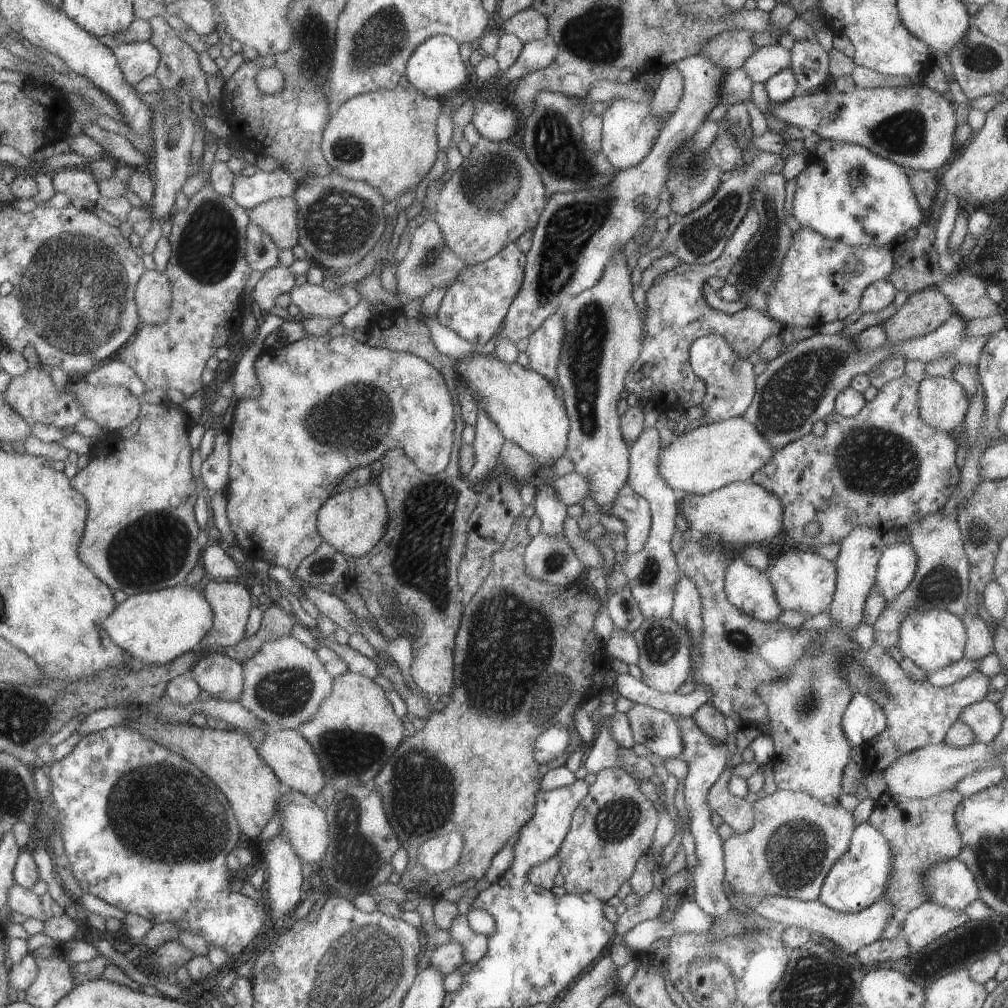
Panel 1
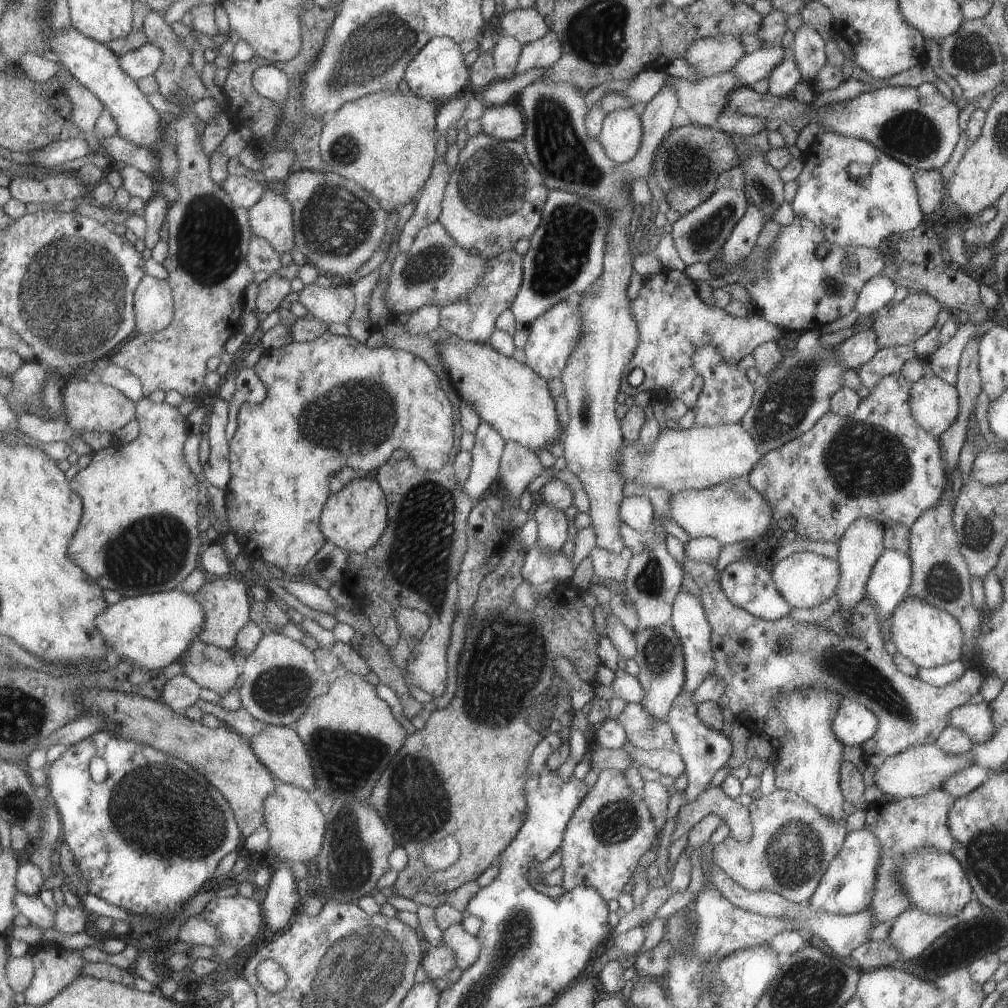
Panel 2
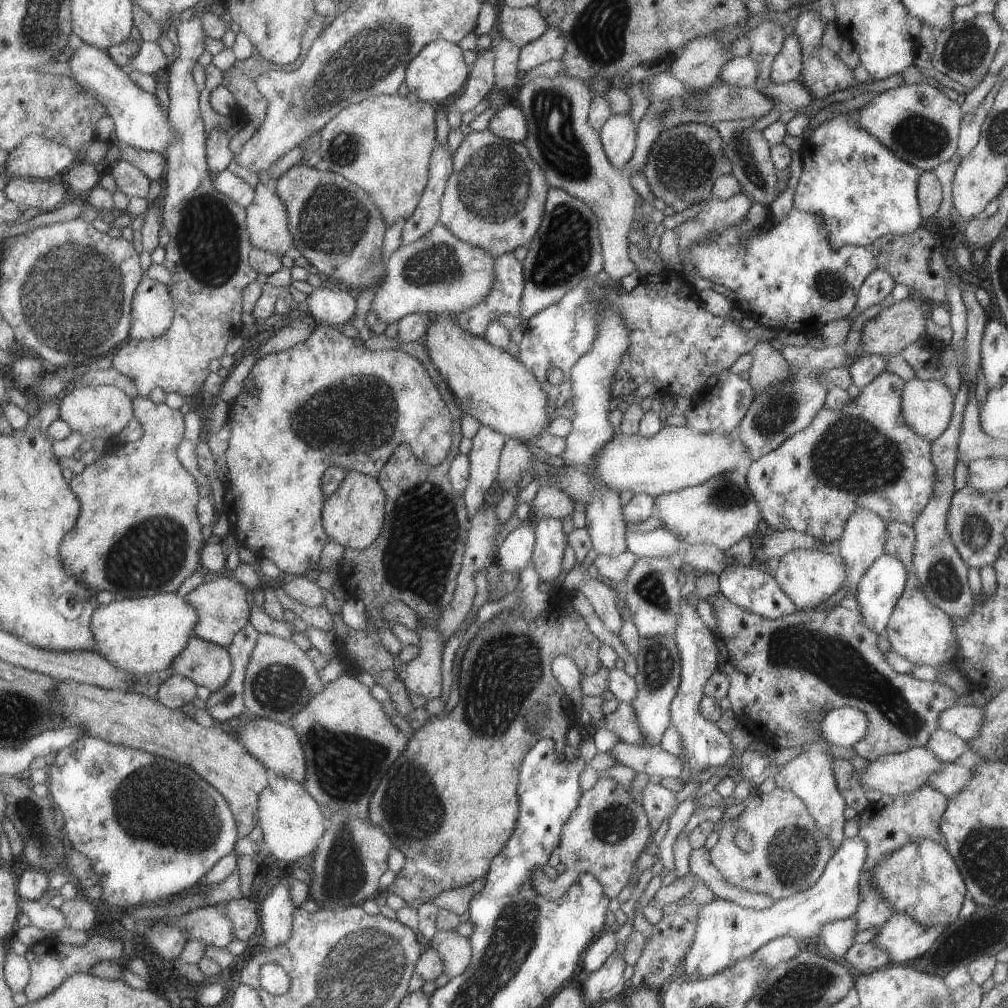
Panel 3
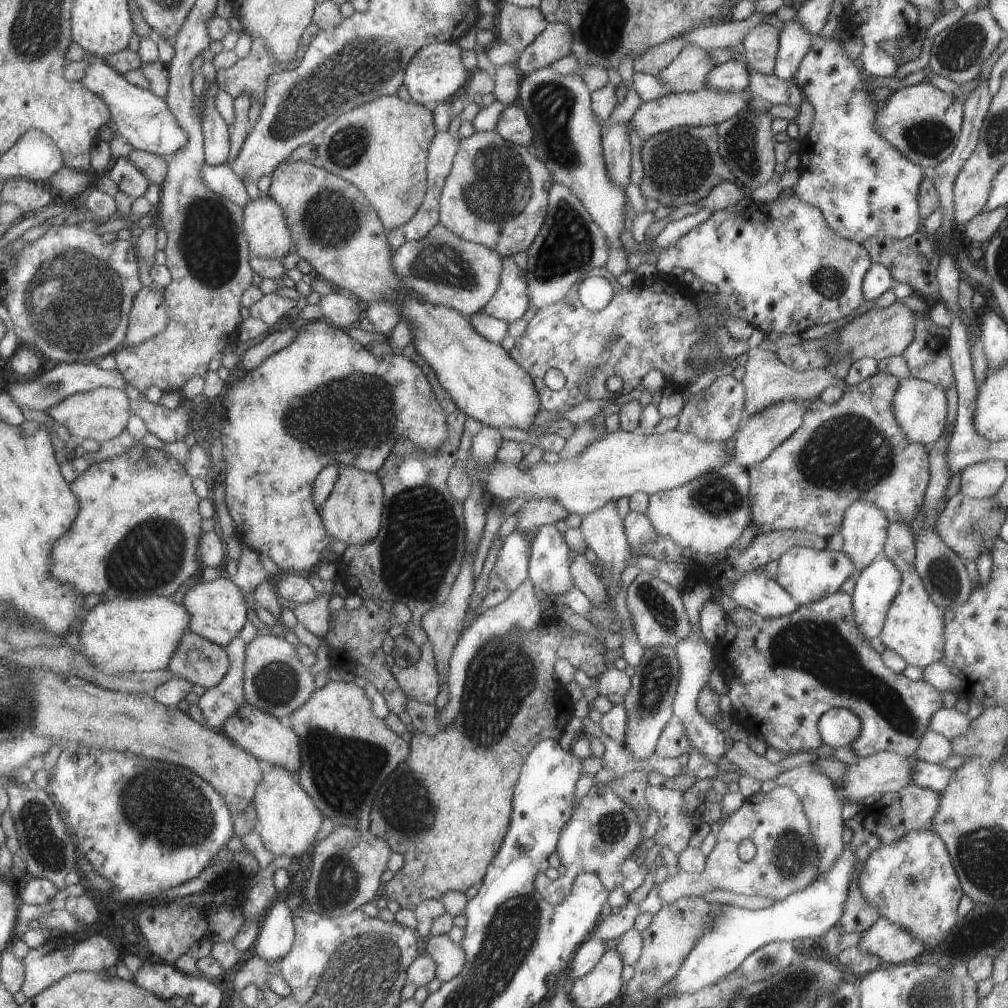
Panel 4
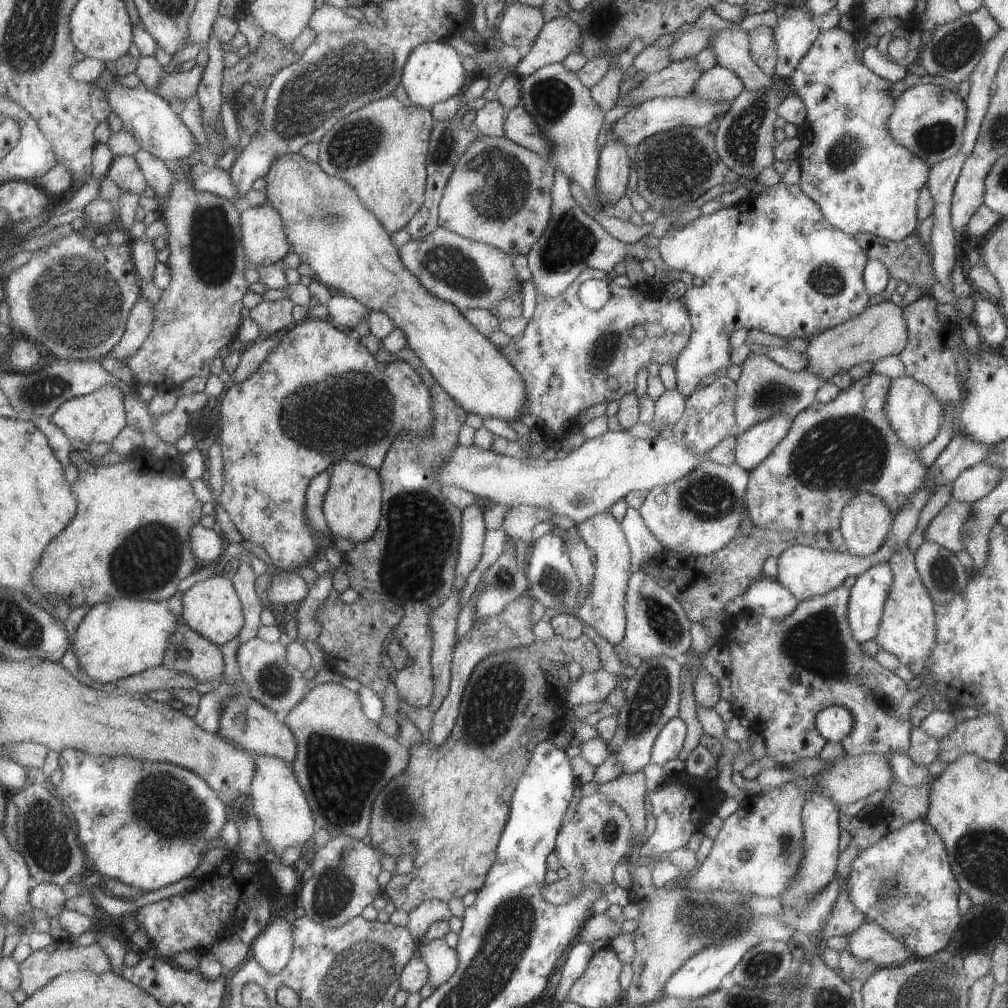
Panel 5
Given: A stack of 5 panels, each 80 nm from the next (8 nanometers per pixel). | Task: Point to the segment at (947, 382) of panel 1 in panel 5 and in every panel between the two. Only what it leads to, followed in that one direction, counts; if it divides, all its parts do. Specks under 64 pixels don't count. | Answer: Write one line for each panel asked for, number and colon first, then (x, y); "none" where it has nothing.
2: (934, 403)
3: (926, 405)
4: (919, 408)
5: (914, 415)

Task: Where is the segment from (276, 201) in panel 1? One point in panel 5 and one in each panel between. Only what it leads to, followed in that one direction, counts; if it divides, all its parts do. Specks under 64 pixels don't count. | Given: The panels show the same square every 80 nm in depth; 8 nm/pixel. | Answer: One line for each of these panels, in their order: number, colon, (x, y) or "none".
2: (271, 218)
3: (266, 219)
4: (267, 235)
5: (263, 240)

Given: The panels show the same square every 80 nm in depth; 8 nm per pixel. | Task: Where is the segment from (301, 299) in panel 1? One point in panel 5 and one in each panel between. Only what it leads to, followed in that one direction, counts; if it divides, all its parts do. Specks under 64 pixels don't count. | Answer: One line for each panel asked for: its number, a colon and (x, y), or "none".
2: (329, 305)
3: (325, 306)
4: (338, 311)
5: (345, 312)

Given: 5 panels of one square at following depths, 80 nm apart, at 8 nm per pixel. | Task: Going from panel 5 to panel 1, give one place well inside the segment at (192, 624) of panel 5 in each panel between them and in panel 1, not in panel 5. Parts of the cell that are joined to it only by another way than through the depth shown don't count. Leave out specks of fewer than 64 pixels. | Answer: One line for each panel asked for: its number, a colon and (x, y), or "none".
1: (230, 602)
2: (226, 602)
3: (222, 610)
4: (217, 609)

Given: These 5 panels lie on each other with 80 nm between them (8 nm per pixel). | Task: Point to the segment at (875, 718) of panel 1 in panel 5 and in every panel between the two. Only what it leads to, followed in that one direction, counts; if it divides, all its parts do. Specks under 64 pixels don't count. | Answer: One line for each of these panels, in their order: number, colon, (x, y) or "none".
2: (854, 723)
3: (842, 727)
4: (838, 727)
5: (833, 722)

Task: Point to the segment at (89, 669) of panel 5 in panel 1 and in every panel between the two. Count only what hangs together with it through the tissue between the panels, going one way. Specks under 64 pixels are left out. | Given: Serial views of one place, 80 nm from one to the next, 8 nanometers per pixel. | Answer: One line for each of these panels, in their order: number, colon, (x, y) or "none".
1: (155, 627)
2: (151, 631)
3: (143, 635)
4: (119, 636)

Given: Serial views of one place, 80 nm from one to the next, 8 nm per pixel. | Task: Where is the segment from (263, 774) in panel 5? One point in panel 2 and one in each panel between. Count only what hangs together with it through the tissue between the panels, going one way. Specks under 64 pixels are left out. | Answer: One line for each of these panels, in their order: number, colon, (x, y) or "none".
2: (296, 827)
3: (292, 824)
4: (288, 820)

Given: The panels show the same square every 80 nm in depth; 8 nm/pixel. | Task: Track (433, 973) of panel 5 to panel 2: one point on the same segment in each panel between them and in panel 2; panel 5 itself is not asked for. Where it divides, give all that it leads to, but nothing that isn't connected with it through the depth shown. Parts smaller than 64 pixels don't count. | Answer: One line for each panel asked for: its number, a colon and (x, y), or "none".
2: (465, 946)
3: (454, 950)
4: (449, 958)

